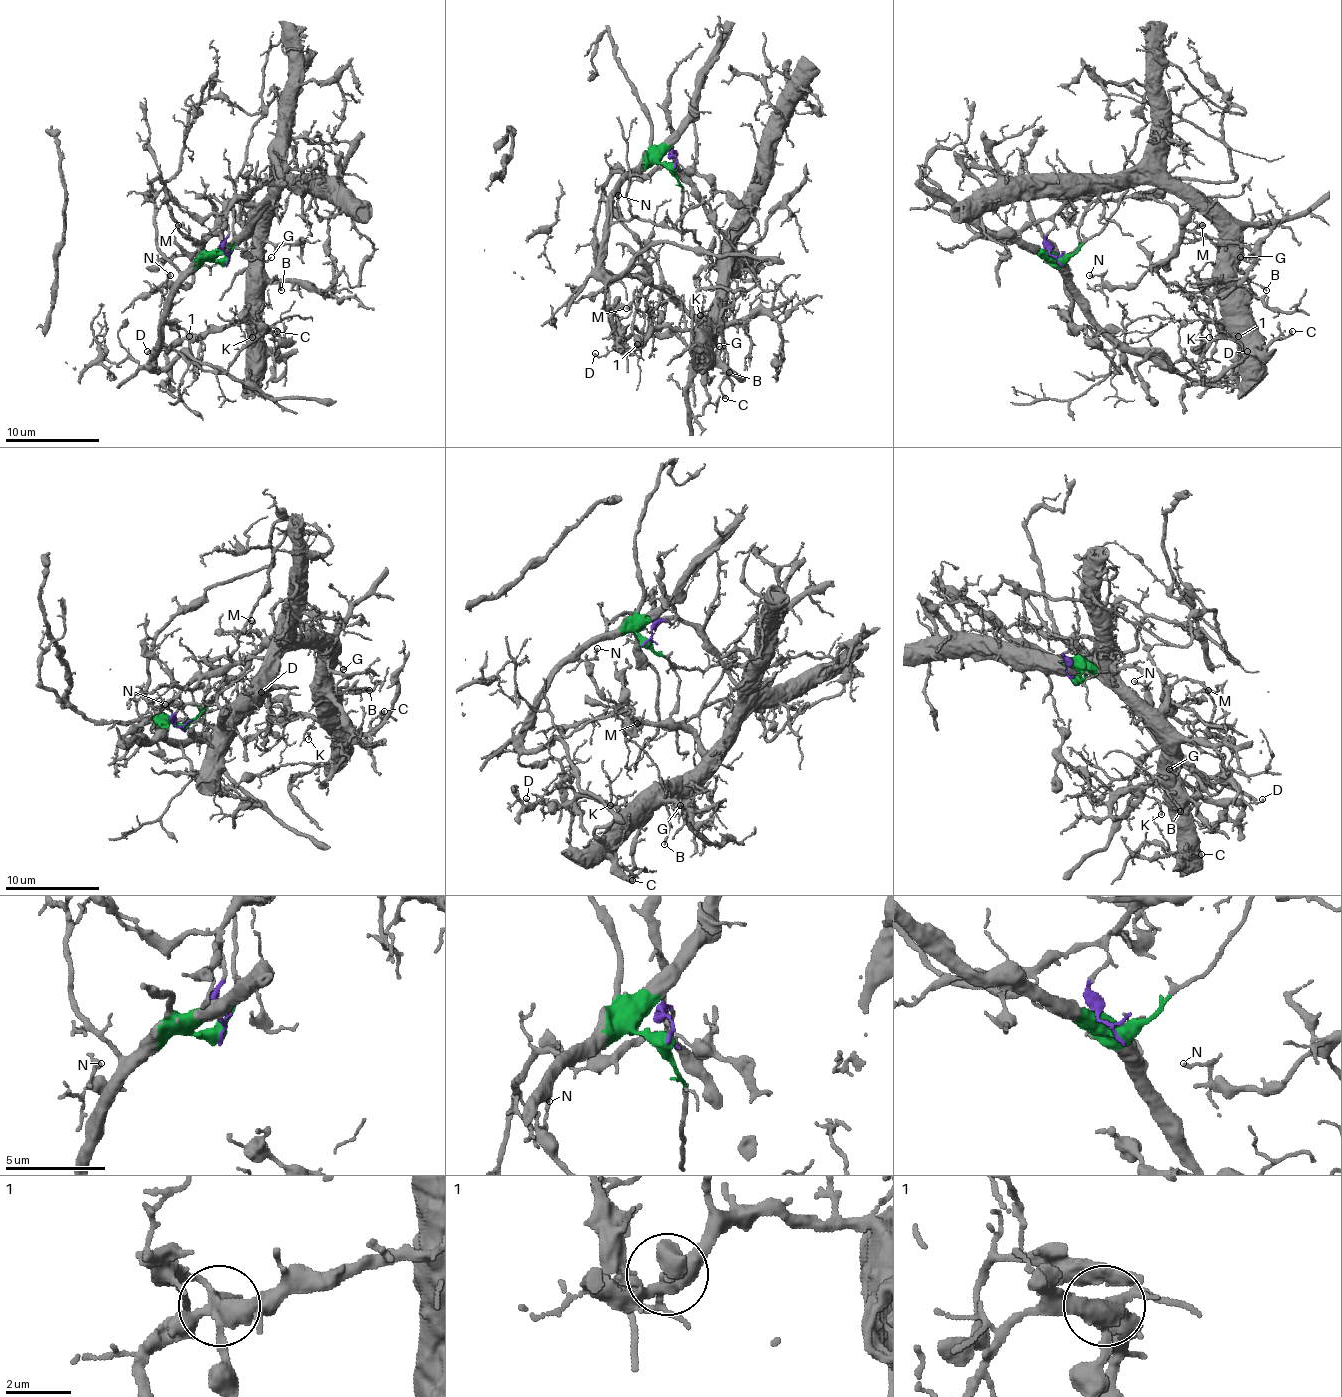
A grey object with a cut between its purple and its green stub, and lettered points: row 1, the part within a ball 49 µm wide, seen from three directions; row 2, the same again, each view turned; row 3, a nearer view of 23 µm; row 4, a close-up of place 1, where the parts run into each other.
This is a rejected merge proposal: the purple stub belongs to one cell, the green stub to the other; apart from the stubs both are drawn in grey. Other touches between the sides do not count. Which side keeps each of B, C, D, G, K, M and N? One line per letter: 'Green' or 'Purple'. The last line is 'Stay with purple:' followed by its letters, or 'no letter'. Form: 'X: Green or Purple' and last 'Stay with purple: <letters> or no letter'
B: Purple
C: Purple
D: Purple
G: Purple
K: Purple
M: Purple
N: Purple
Stay with purple: B, C, D, G, K, M, N

